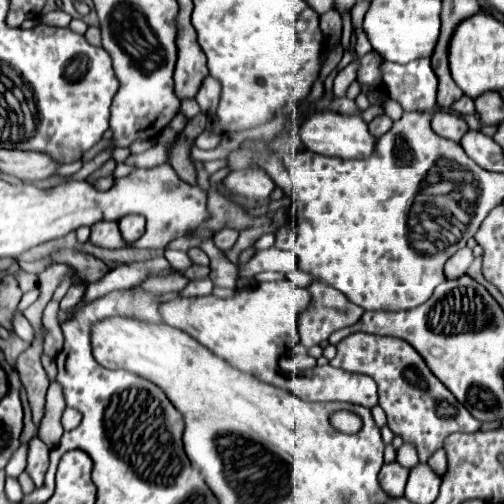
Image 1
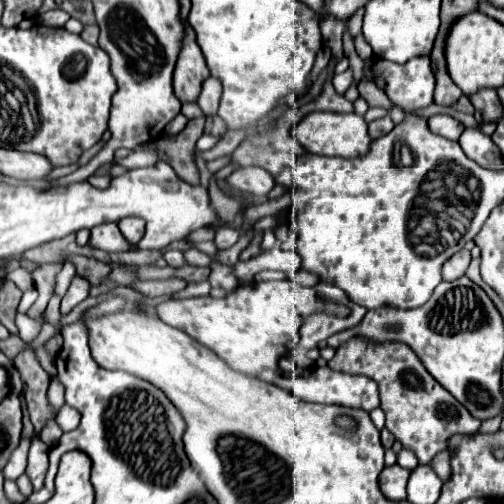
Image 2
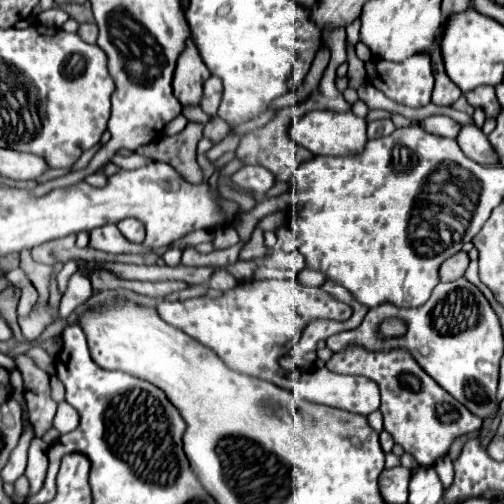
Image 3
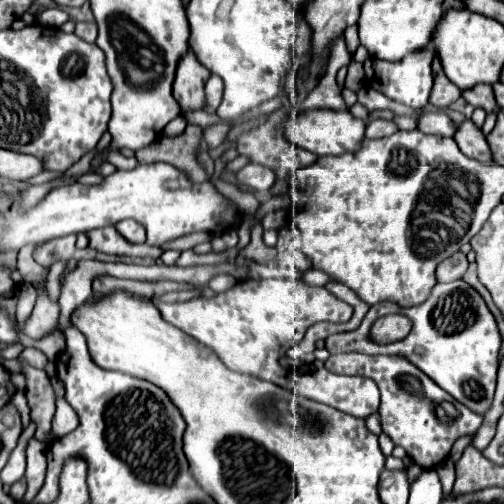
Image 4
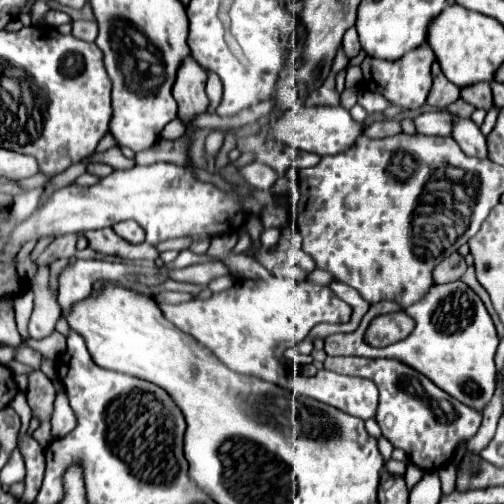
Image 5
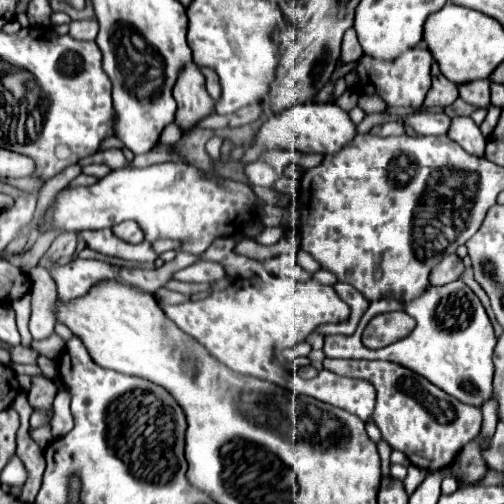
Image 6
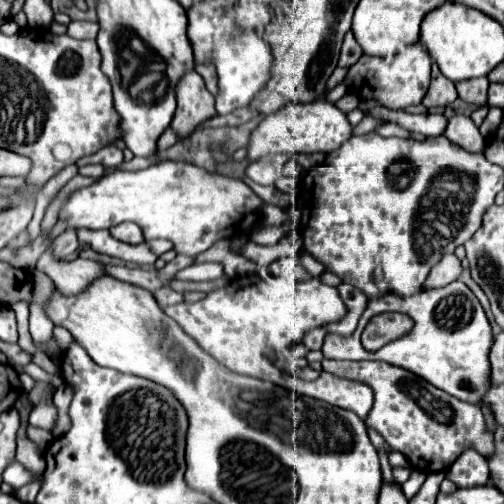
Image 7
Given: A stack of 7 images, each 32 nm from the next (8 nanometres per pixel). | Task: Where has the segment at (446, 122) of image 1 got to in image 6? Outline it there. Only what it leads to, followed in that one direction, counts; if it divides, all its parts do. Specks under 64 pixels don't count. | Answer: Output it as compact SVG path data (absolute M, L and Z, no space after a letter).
M418 112L412 116L404 116L404 122L410 124L416 134L426 134L426 136L440 136L448 134L450 120L446 112Z

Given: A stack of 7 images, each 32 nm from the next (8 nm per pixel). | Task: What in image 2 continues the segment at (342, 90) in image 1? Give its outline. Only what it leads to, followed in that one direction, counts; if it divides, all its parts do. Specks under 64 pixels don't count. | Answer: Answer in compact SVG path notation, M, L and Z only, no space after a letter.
M350 68L341 74L336 74L333 78L335 90L343 95L353 82L353 73Z

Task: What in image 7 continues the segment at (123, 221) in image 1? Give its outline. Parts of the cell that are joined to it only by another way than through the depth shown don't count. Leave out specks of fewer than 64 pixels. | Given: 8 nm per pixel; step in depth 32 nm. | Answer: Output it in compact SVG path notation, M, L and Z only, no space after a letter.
M122 222L122 224L118 224L118 226L110 228L110 230L112 230L112 236L116 236L118 240L124 240L128 244L140 244L140 242L144 242L142 230L134 222Z

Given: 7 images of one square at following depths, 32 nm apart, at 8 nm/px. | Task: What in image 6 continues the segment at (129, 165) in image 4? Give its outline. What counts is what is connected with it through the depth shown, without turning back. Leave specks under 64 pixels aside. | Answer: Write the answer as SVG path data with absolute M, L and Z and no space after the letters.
M110 148L110 150L96 152L96 154L88 156L88 158L84 158L80 164L86 166L86 164L94 164L94 162L106 164L106 166L110 166L112 170L118 170L118 168L126 168L126 166L128 166L128 160L124 158L124 154L122 154L120 148Z

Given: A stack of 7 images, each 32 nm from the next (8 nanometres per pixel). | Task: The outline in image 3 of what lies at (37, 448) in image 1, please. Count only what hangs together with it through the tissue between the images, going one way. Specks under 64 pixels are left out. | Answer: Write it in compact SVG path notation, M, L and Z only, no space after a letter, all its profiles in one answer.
M32 438L28 450L28 468L26 468L26 476L30 480L30 494L36 494L44 484L44 476L48 468L46 452L48 452L48 444L40 438Z

